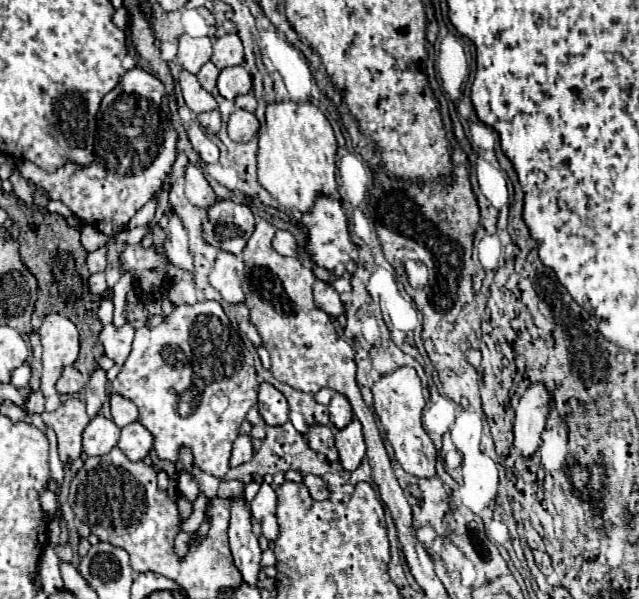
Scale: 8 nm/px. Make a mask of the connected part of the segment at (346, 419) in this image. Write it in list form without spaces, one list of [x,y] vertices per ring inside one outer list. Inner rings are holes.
[[[335,393],[331,403],[329,403],[329,413],[331,413],[331,423],[337,429],[343,429],[345,425],[349,425],[353,421],[353,411],[351,405],[347,401],[347,397],[343,397],[341,393]]]

